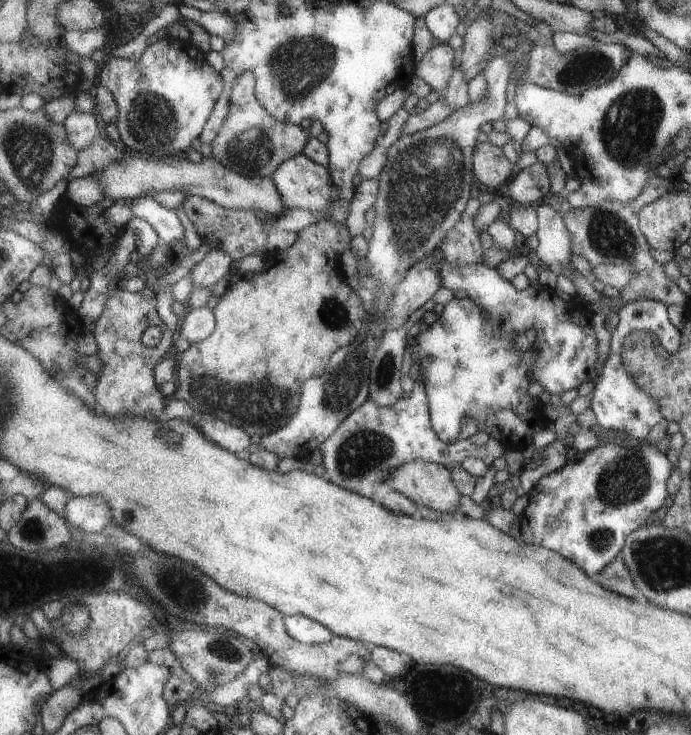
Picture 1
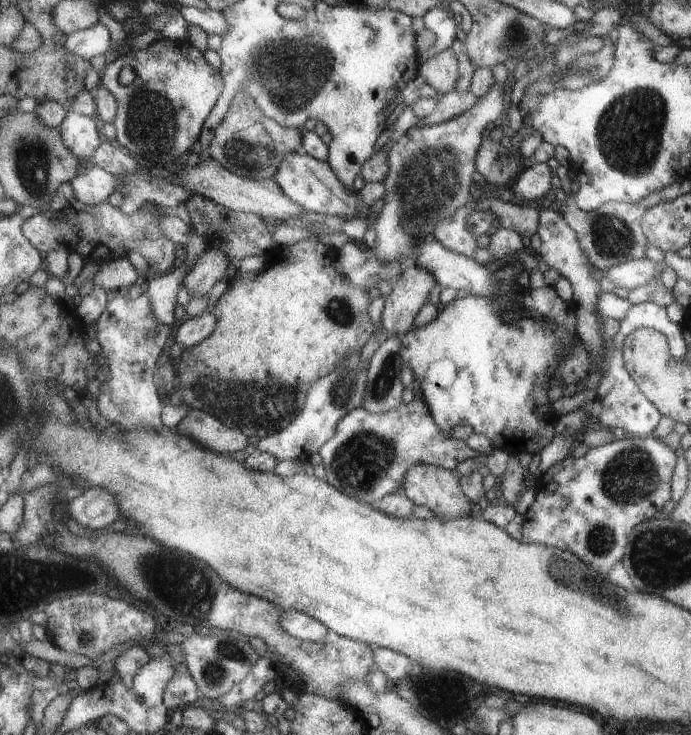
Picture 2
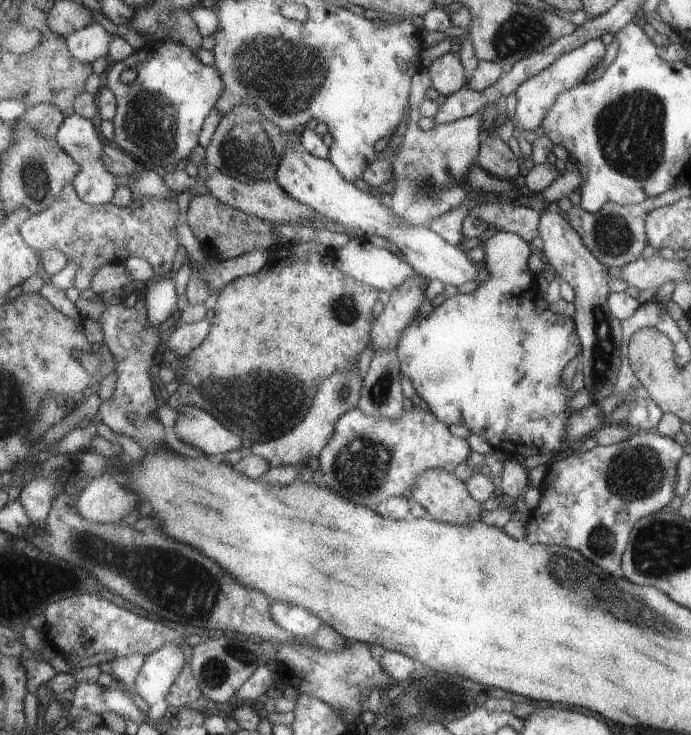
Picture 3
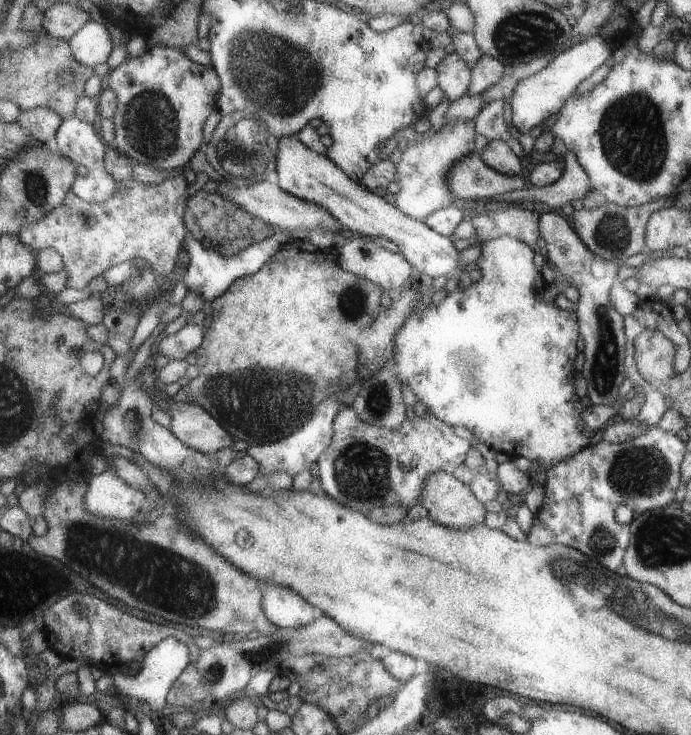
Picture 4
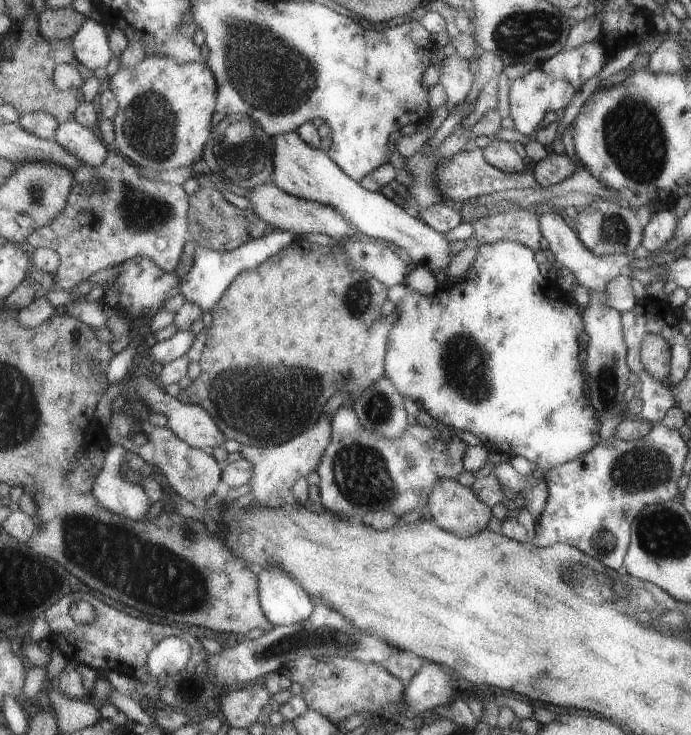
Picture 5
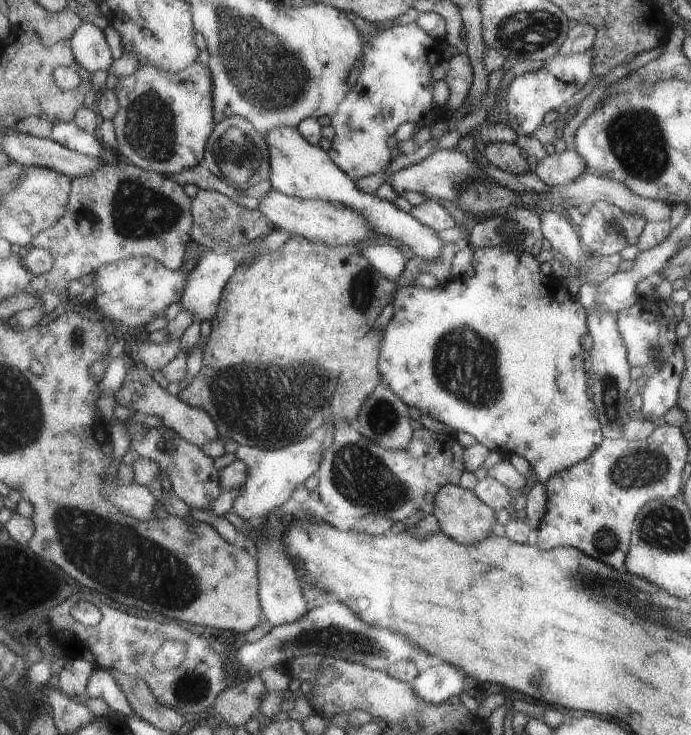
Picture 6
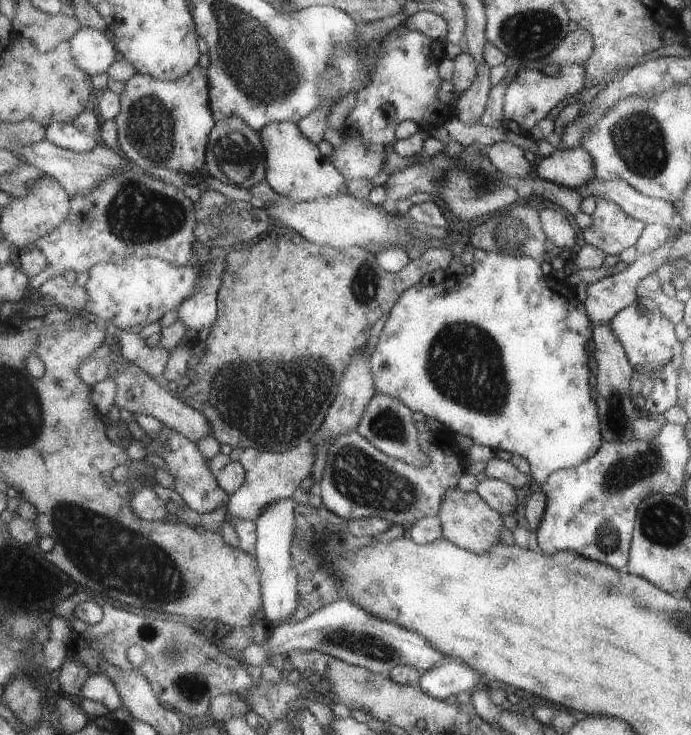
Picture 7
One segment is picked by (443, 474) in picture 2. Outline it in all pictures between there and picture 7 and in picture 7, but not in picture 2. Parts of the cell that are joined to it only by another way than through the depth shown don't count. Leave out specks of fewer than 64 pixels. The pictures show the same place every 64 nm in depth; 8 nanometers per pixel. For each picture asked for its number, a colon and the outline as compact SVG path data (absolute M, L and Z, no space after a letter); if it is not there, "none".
3: M427 470L417 482L417 488L413 490L413 502L419 502L427 510L427 516L447 524L465 526L465 524L481 522L485 516L481 502L473 498L473 494L467 488L467 482L449 470Z
4: M433 472L433 476L429 476L429 482L425 484L425 488L421 490L419 504L429 512L429 518L445 524L445 526L453 526L453 528L477 528L479 524L485 524L485 518L489 516L487 508L473 496L473 490L469 484L461 482L455 478L455 474L447 474L447 472Z
5: M445 478L433 488L433 494L429 496L429 514L437 526L461 538L485 532L493 520L491 508L477 498L473 488L463 486L453 478Z
6: M447 484L439 494L437 494L437 508L435 514L441 522L443 534L447 534L449 538L455 538L457 542L461 542L463 546L475 546L481 540L487 540L493 534L493 526L497 522L497 514L495 508L491 508L489 504L485 504L475 490L467 490L463 486L453 486Z
7: M449 490L447 498L441 506L439 518L443 522L443 540L457 544L459 548L477 552L477 554L485 554L491 552L493 546L497 546L501 542L501 532L505 528L505 520L503 514L495 508L489 506L489 502L485 498L481 498L479 492L463 492L463 490Z

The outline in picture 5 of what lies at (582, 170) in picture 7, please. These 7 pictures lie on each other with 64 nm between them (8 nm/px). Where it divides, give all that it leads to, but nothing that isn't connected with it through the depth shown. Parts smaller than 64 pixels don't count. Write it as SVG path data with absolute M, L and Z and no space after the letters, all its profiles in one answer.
M549 154L541 162L535 164L533 168L533 180L537 182L539 188L547 188L553 184L561 184L567 176L571 176L575 170L573 160L567 154Z

